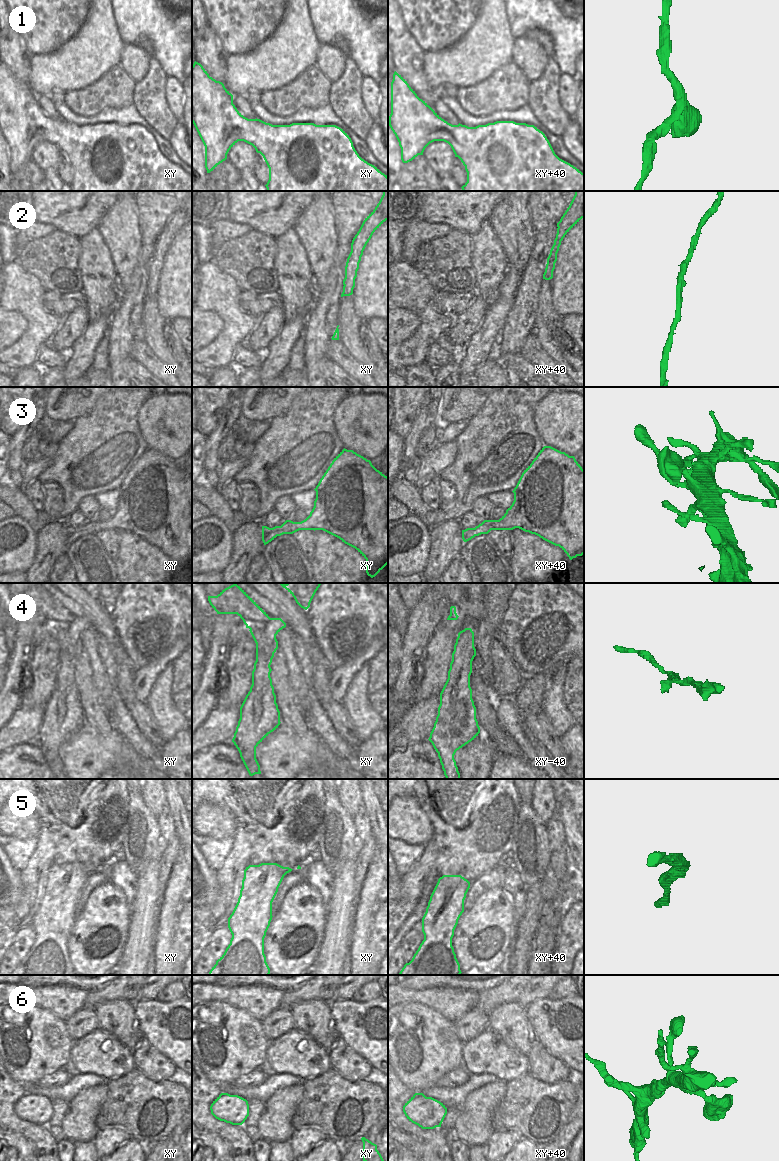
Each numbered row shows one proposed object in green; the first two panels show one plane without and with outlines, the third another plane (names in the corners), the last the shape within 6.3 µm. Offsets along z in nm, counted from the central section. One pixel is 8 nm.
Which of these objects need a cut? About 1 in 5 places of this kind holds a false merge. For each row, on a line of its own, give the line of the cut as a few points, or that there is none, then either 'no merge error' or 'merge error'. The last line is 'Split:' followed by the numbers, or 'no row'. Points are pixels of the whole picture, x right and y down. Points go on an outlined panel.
1: cut none; no merge error
2: cut xy (344, 278), (343, 284); merge error
3: cut none; no merge error
4: cut none; no merge error
5: cut none; no merge error
6: cut none; no merge error
Split: 2

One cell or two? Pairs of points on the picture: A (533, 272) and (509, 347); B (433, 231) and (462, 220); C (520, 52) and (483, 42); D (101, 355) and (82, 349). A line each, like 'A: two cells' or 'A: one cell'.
A: one cell
B: two cells
C: two cells
D: two cells

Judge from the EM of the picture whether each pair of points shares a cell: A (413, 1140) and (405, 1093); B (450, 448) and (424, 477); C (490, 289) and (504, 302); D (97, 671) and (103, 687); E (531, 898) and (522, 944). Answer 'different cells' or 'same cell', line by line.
A: same cell
B: same cell
C: different cells
D: same cell
E: same cell

